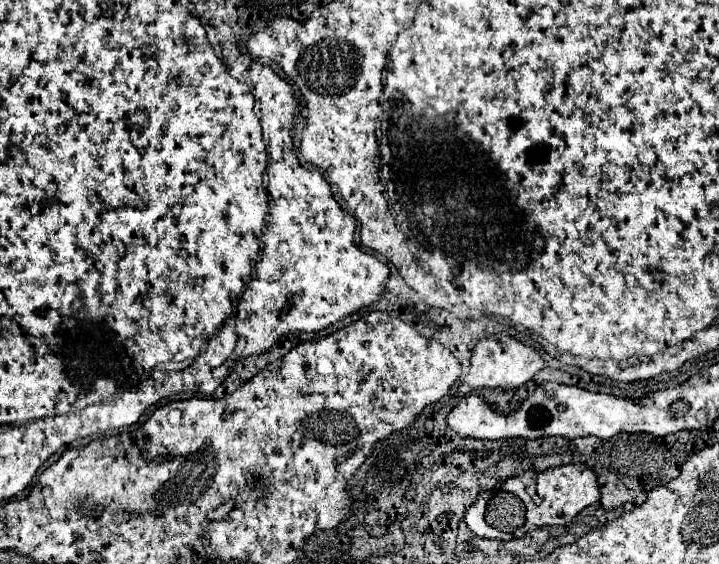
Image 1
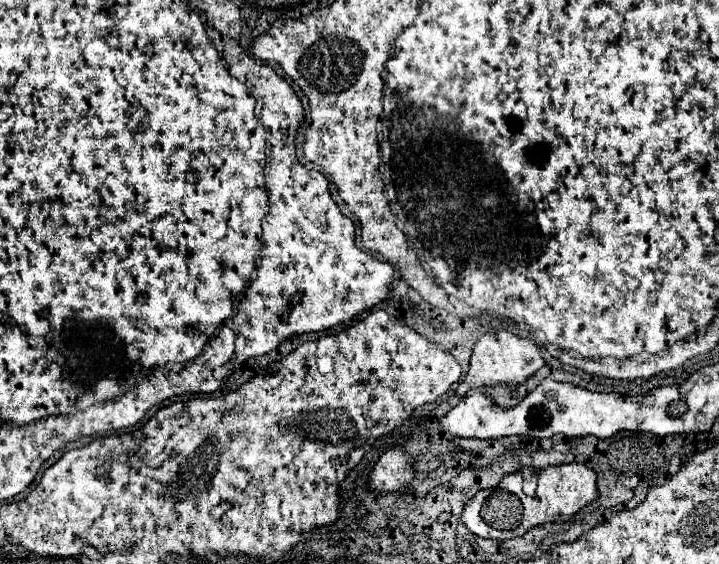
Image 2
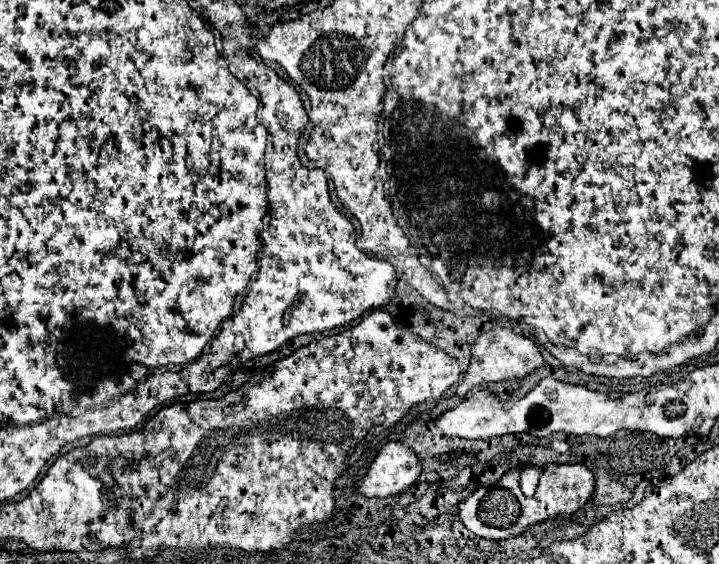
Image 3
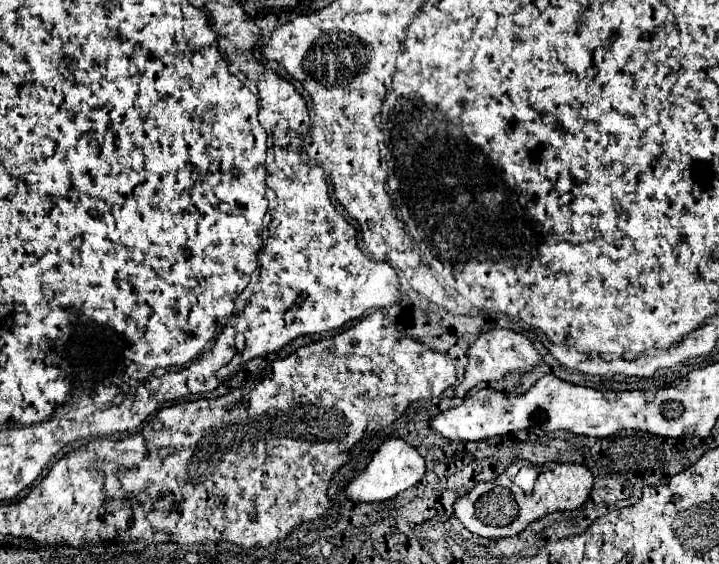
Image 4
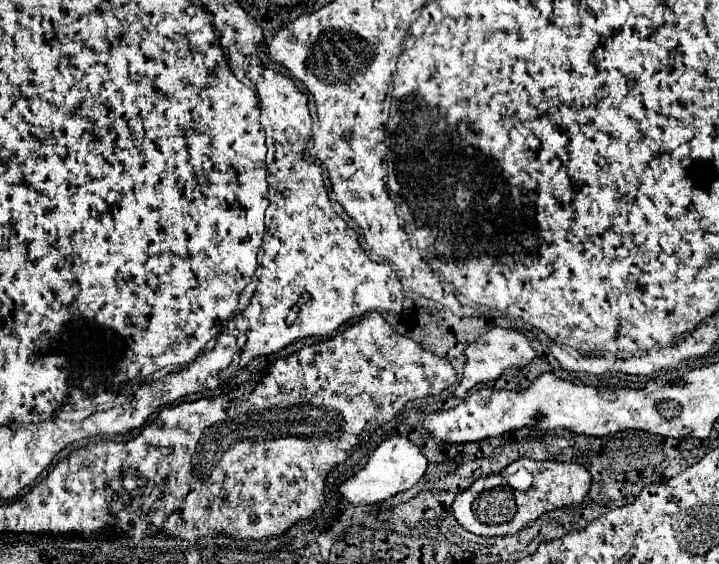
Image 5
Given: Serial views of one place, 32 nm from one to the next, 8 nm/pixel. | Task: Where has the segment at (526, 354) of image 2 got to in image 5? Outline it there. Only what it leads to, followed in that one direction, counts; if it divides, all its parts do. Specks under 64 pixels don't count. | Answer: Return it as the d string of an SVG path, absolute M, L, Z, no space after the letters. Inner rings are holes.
M492 328L486 334L482 334L476 342L472 342L466 348L466 366L464 366L464 378L458 384L458 388L454 390L456 398L464 398L466 392L470 388L474 388L480 382L492 382L498 380L508 368L524 368L528 366L534 358L538 358L538 354L534 352L534 348L530 346L528 338L516 330L508 330L508 328Z

